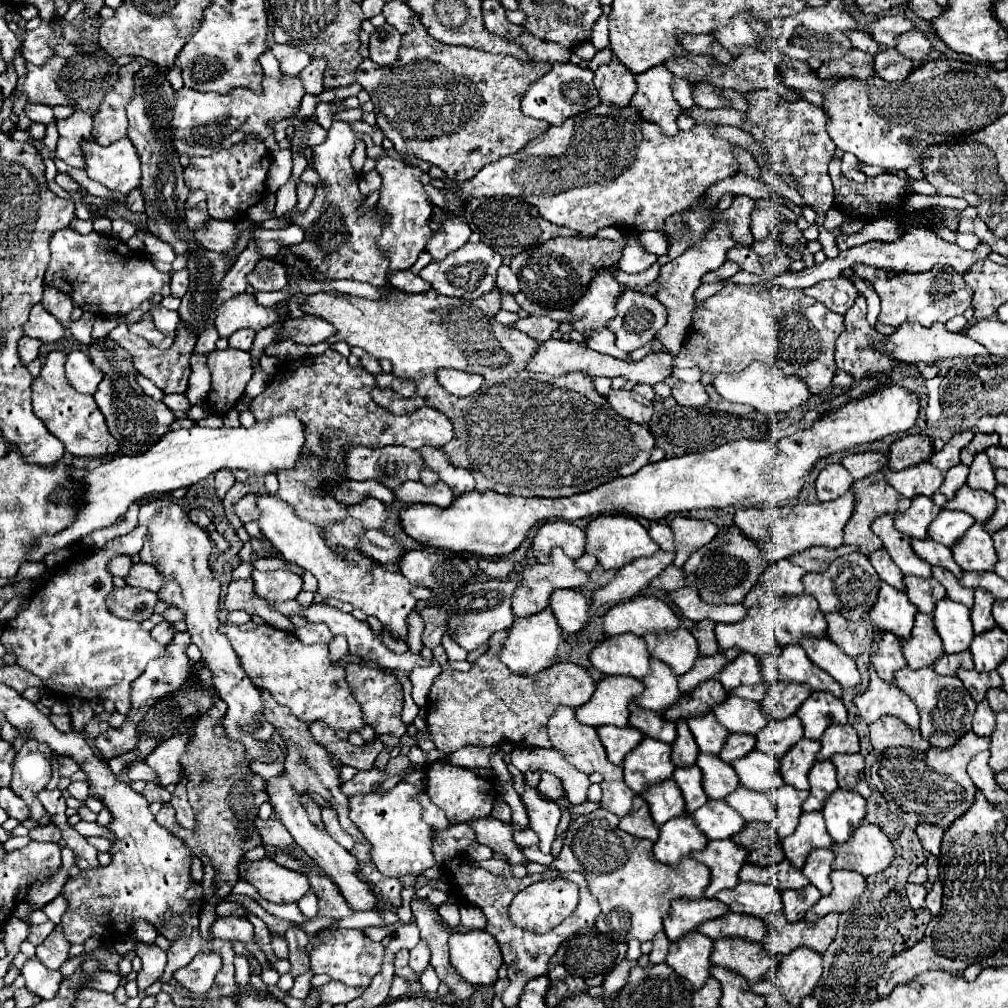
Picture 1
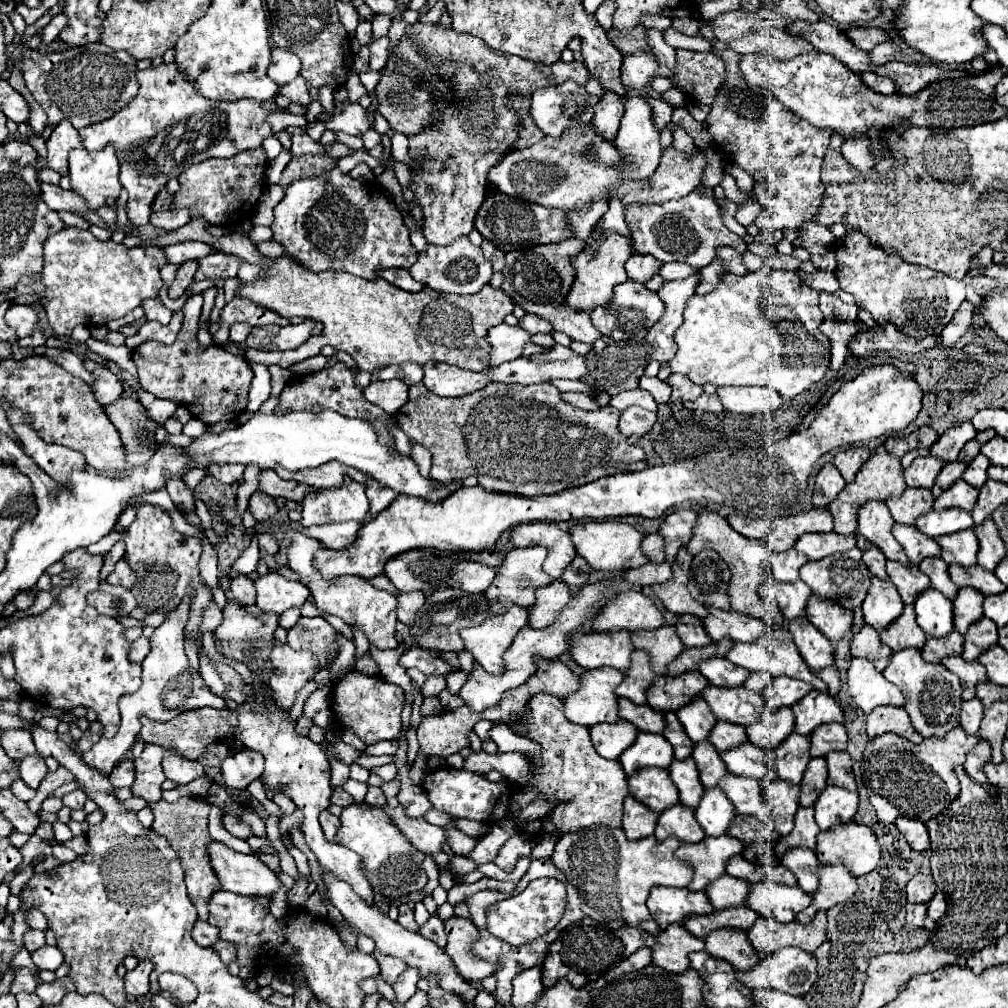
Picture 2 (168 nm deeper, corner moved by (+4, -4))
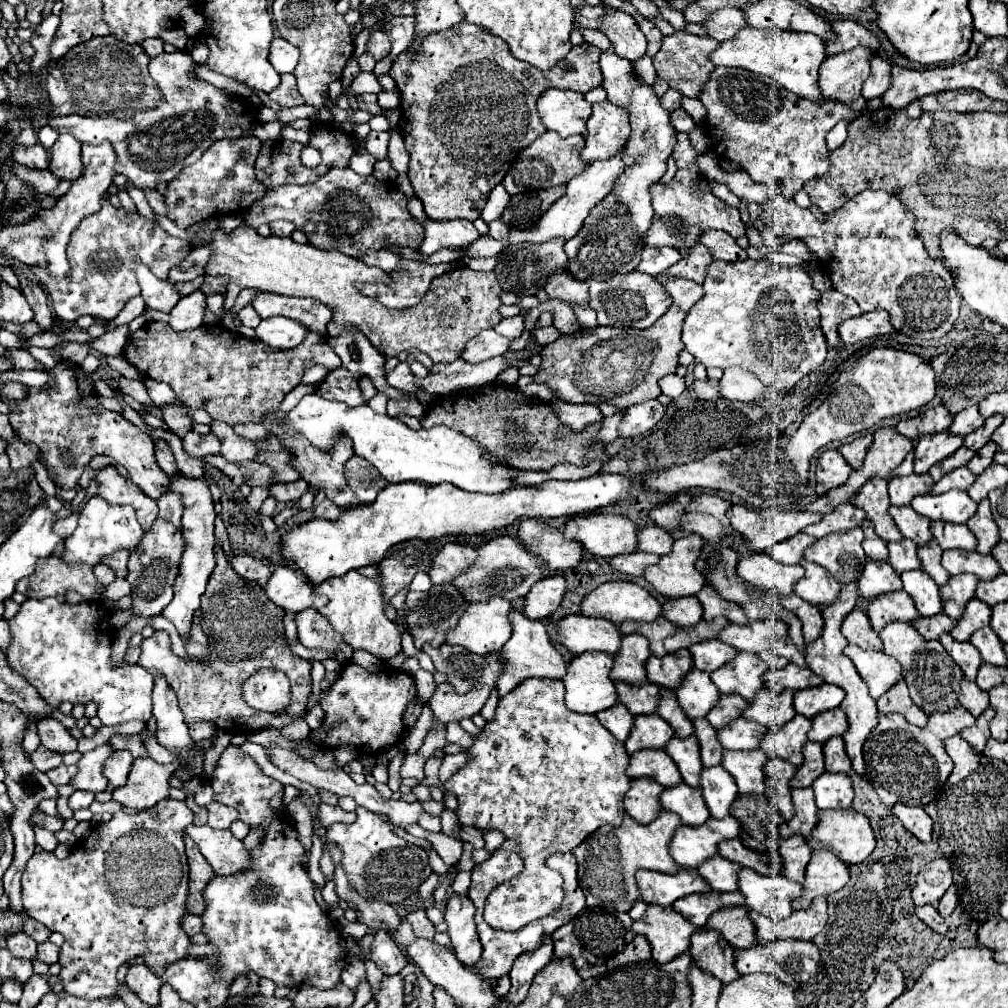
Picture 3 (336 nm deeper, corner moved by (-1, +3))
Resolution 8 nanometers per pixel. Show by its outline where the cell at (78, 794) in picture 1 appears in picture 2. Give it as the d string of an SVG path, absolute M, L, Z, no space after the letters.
M74 790L74 792L66 794L66 796L62 796L62 802L64 802L64 806L68 806L70 810L78 810L78 808L84 806L86 794L84 794L82 790Z

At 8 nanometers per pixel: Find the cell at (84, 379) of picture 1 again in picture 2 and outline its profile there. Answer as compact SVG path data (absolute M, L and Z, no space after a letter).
M98 366L90 374L94 376L94 382L90 384L90 392L98 404L102 404L102 406L110 404L110 402L118 400L120 394L124 392L118 376L112 370L108 370L106 366Z

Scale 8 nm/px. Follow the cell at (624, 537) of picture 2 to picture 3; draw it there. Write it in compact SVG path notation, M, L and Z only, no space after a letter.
M575 515L567 521L563 535L569 541L579 541L593 557L615 557L637 551L637 527L631 519L619 515Z

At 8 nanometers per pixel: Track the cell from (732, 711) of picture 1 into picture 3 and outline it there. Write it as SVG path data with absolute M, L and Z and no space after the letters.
M739 651L723 669L711 673L711 679L721 693L739 693L743 699L751 701L763 687L765 671L767 663L759 655Z

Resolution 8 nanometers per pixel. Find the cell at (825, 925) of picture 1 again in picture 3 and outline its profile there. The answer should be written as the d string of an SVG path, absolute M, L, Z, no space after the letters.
M815 897L811 901L809 909L805 911L793 911L791 917L773 921L767 915L761 915L757 911L749 911L749 919L755 923L757 939L761 943L775 941L775 939L805 939L811 941L817 933L823 931L827 923L827 899Z

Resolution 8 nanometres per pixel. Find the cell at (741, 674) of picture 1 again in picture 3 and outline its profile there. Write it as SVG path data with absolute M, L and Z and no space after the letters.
M715 639L715 641L701 641L699 645L689 647L691 657L693 657L693 667L701 671L715 671L723 667L727 661L731 661L737 655L737 649Z

